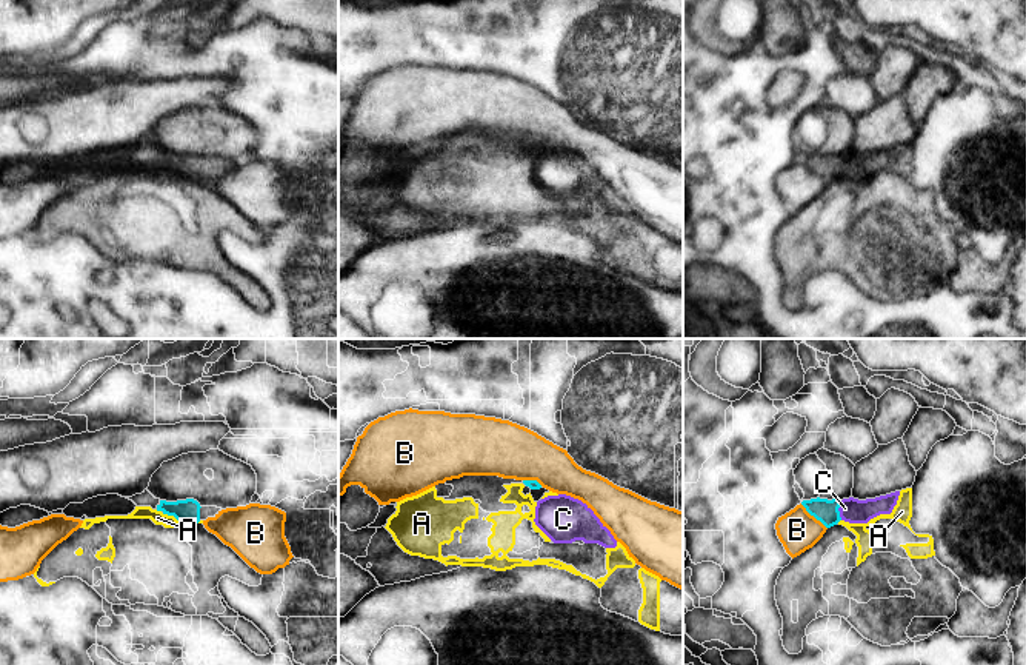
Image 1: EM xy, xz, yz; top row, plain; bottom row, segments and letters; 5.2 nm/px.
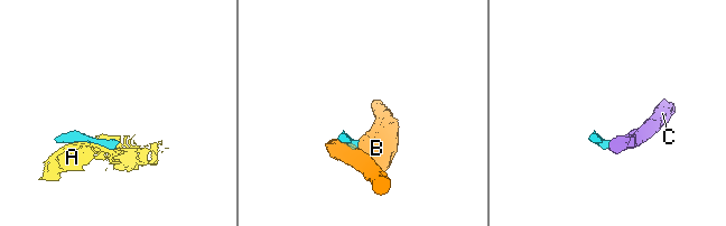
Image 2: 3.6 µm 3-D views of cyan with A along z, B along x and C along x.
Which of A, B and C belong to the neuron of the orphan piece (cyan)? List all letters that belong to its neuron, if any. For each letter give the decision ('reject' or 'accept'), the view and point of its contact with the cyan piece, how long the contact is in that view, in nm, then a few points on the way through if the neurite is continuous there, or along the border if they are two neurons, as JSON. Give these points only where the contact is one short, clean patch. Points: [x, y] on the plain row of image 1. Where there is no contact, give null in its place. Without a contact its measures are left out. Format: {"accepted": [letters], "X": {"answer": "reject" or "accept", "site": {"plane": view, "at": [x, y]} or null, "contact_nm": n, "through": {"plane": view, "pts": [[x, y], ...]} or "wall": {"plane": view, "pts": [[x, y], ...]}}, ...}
{"accepted": ["C"], "A": {"answer": "reject", "site": {"plane": "xy", "at": [169, 170]}, "contact_nm": 160, "wall": {"plane": "xy", "pts": [[156, 165], [173, 170], [182, 177]]}}, "B": {"answer": "reject", "site": {"plane": "yz", "at": [814, 171]}, "contact_nm": 190}, "C": {"answer": "accept", "site": {"plane": "yz", "at": [837, 165]}, "contact_nm": 100, "through": {"plane": "yz", "pts": [[826, 167], [837, 165], [851, 165]]}}}

